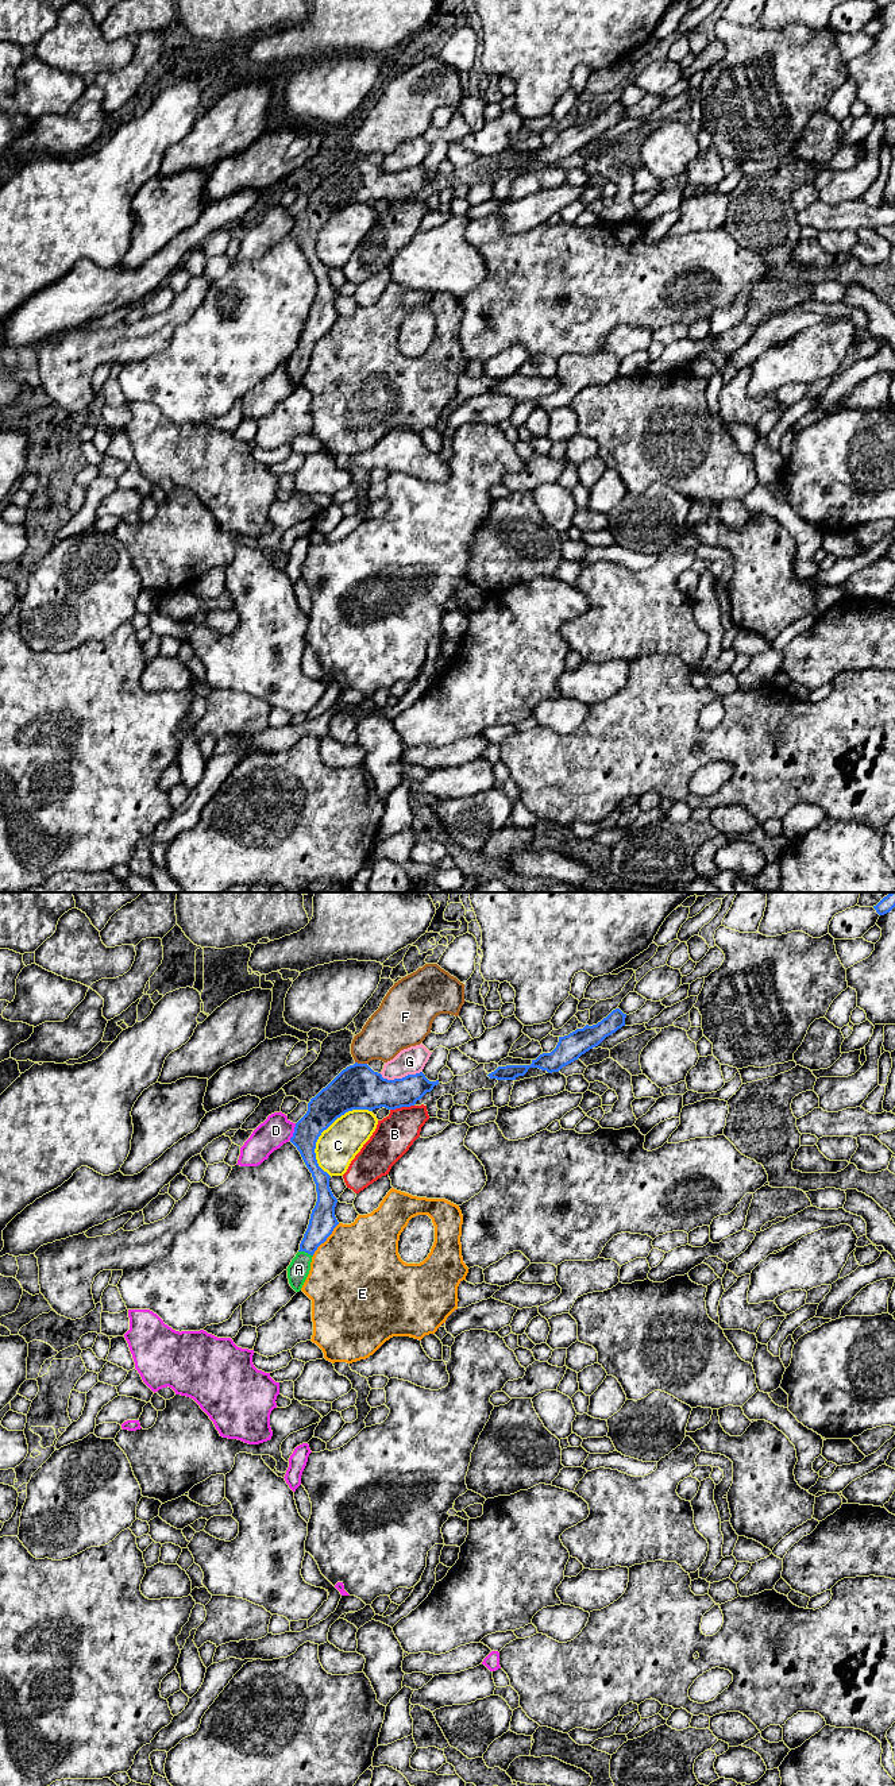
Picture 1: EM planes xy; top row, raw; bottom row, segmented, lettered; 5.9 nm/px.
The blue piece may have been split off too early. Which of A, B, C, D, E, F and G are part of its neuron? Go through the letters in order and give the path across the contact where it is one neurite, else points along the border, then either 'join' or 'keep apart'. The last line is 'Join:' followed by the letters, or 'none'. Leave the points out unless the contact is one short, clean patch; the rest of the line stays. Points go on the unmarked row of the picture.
A: way xy (323, 313), (305, 344), (299, 362); join
B: keep apart
C: keep apart
D: keep apart
E: border xy (339, 316), (312, 347); keep apart
F: border xy (355, 154), (366, 157); keep apart
G: keep apart
Join: A

